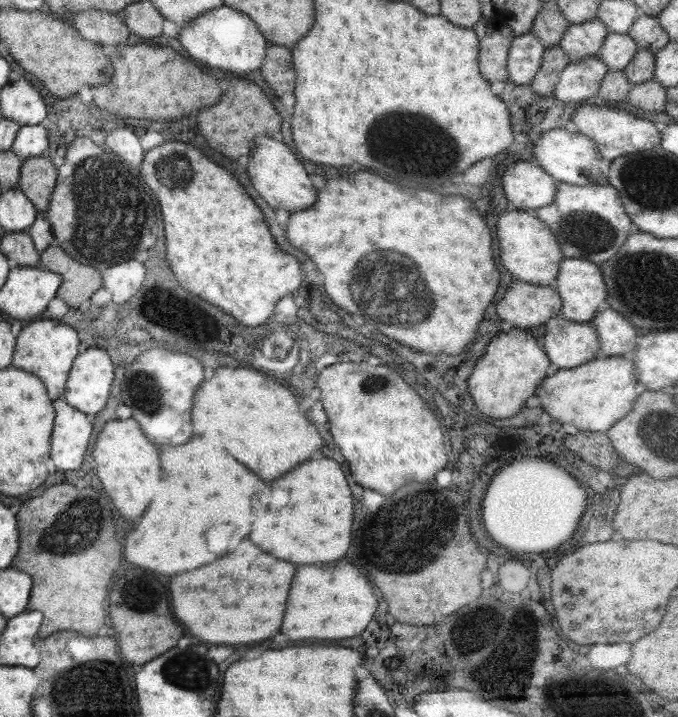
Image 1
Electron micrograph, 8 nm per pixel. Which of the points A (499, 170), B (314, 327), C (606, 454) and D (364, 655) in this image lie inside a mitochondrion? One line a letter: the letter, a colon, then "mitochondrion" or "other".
A: other
B: other
C: other
D: other

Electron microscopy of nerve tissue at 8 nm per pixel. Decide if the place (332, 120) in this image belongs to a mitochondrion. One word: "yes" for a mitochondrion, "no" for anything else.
no

